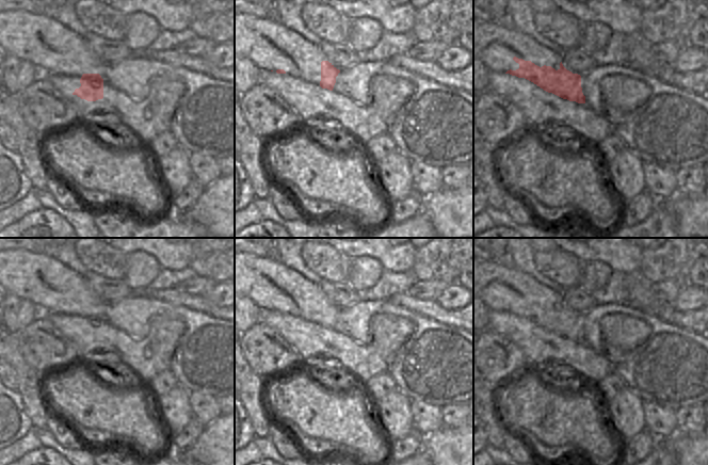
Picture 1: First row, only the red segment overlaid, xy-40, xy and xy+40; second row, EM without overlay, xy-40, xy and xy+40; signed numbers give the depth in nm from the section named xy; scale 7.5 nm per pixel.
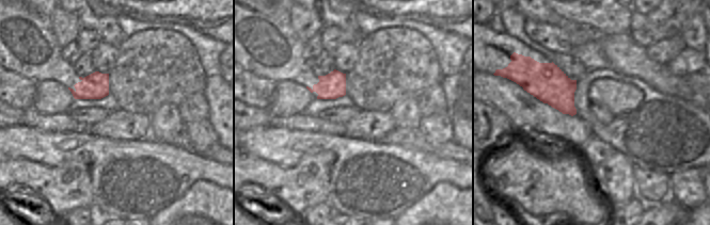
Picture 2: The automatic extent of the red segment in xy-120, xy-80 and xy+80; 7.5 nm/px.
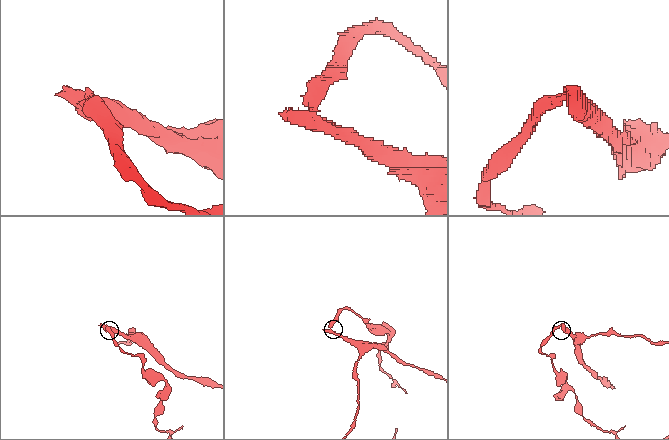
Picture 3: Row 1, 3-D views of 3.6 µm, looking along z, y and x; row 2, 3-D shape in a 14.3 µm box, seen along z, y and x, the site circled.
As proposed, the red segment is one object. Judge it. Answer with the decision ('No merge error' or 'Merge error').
Merge error.

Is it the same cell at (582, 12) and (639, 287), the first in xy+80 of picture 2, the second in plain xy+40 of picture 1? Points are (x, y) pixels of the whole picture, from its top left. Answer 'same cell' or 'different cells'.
different cells

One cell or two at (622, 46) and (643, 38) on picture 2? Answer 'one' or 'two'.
two

